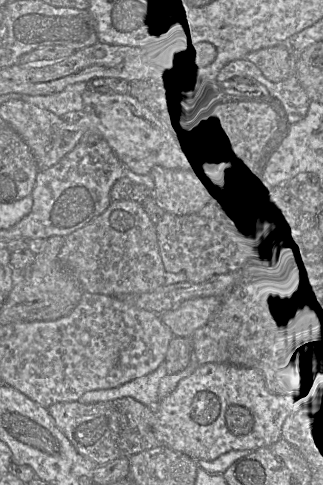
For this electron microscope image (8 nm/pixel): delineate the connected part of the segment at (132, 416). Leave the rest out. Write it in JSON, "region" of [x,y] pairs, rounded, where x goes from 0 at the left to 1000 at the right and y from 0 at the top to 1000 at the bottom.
{"region":[[[402,816],[276,833],[248,827],[183,829],[146,843],[238,932],[303,959],[402,942],[502,915],[474,889],[477,839]]]}

